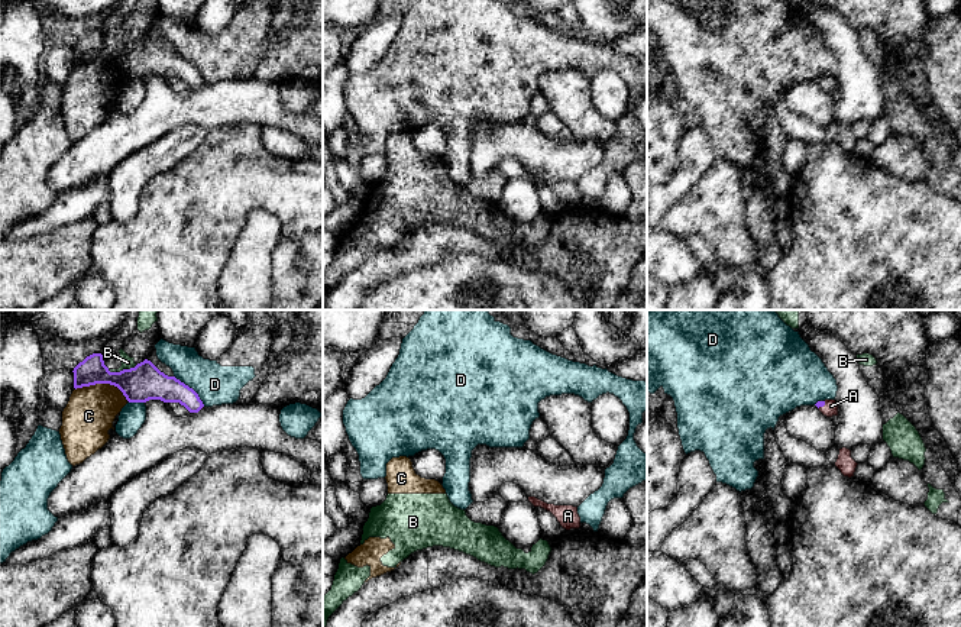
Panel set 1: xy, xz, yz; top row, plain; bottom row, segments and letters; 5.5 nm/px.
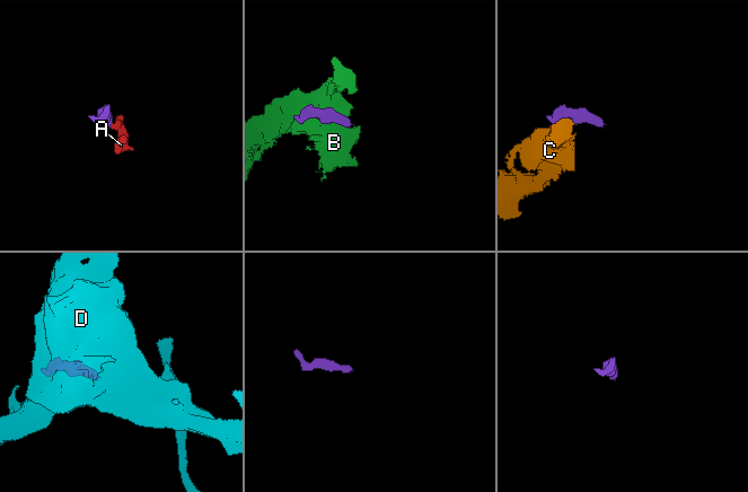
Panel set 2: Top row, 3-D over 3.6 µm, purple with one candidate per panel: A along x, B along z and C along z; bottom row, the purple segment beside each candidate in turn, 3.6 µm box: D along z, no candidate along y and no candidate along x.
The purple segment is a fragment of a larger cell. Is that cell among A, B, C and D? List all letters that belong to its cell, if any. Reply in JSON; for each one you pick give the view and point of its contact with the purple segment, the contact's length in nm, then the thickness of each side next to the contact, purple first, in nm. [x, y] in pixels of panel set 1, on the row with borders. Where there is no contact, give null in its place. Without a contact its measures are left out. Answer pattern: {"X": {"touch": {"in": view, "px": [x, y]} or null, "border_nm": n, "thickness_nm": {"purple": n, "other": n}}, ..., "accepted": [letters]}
{"A": {"touch": {"in": "yz", "px": [822, 406]}, "border_nm": 60, "thickness_nm": {"purple": 40, "other": 80}}, "accepted": ["A"]}

